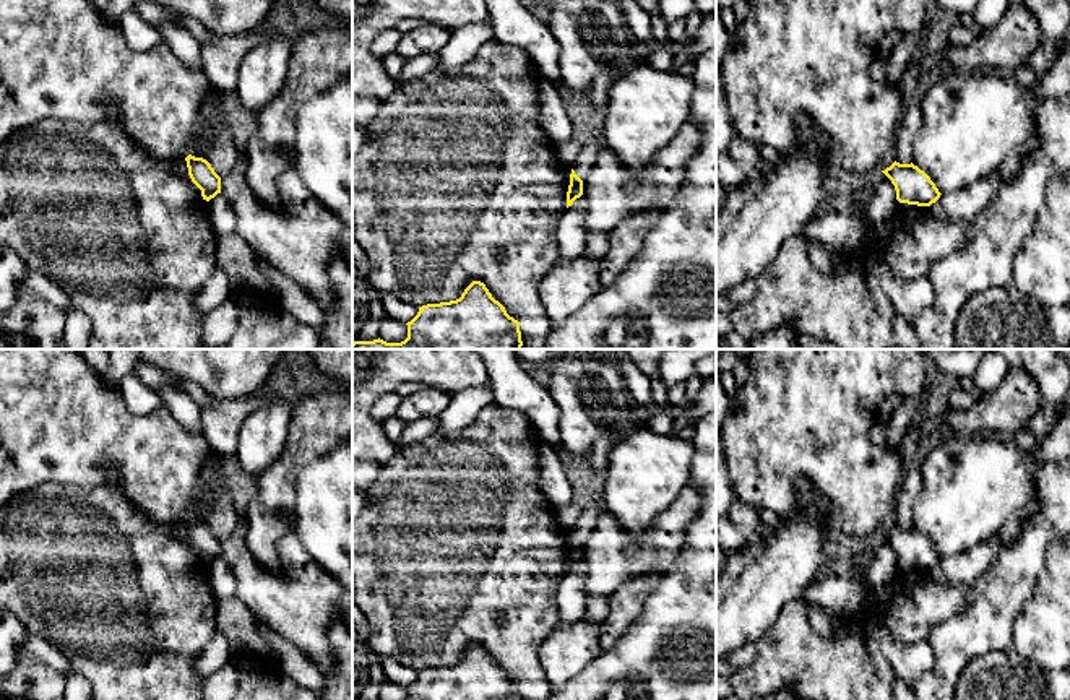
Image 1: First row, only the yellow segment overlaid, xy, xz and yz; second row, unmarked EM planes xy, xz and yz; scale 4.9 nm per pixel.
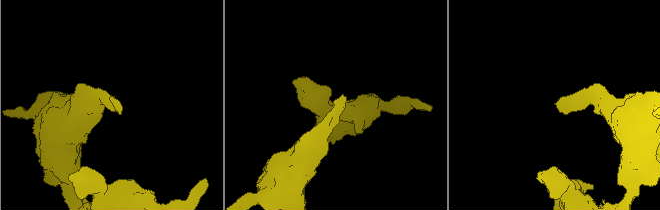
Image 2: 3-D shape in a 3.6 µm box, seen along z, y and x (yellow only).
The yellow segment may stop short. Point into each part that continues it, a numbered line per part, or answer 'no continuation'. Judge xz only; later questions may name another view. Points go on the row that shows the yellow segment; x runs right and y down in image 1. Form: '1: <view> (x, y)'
no continuation

